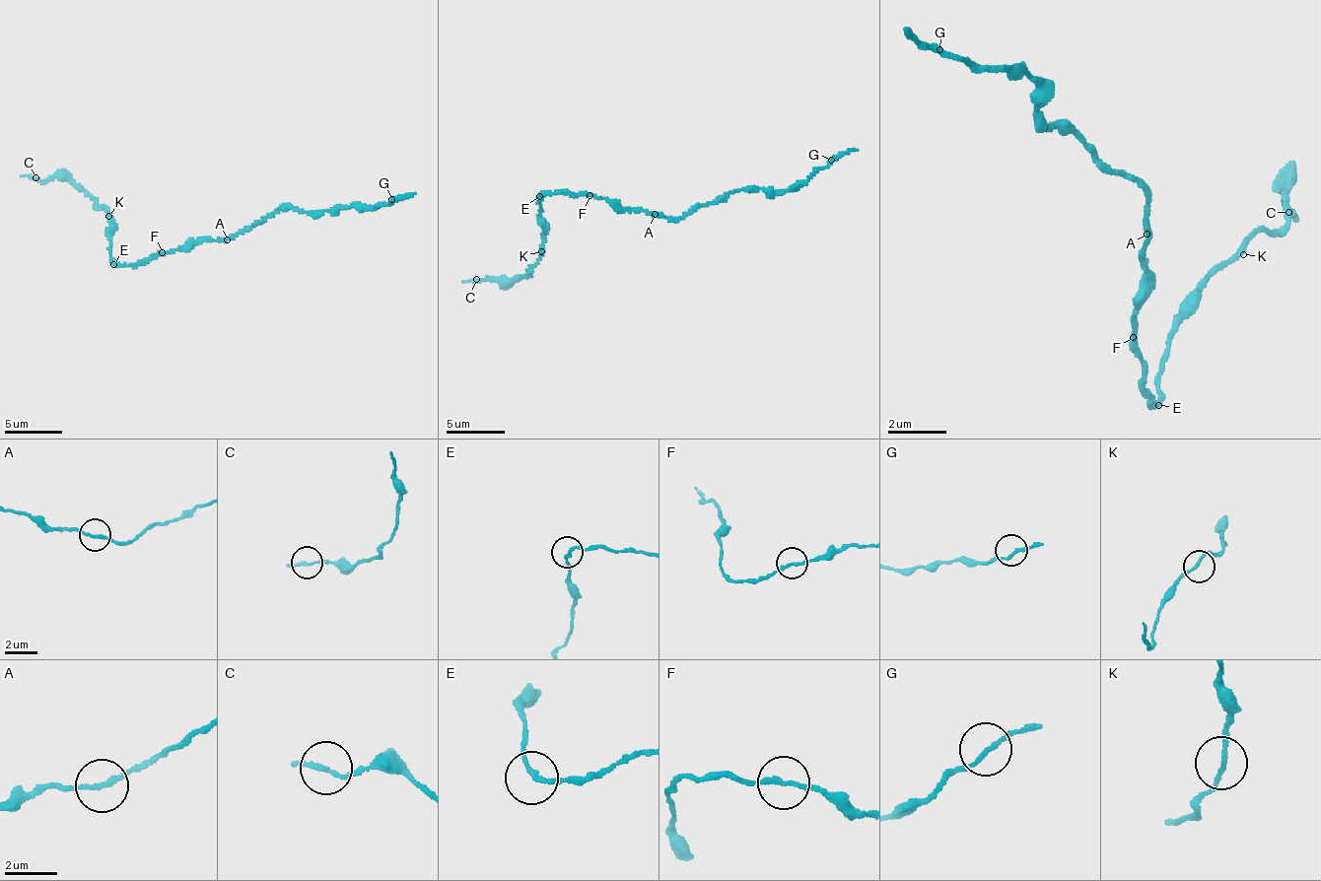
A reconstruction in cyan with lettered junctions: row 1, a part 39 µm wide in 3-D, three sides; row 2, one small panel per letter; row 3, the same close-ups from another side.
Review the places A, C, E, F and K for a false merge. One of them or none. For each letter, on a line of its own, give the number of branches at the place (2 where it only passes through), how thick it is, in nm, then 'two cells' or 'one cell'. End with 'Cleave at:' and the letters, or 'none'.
A: 2 branches meet; 160 nm thick; one cell
C: 2 branches meet; 160 nm thick; one cell
E: 2 branches meet; 160 nm thick; one cell
F: 2 branches meet; 160 nm thick; one cell
K: 2 branches meet; 160 nm thick; one cell
Cleave at: none

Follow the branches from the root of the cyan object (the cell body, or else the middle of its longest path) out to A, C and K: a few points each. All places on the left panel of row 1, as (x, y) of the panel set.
A: (188, 247), (204, 240), (228, 238)
C: (188, 247), (122, 266), (110, 256), (112, 218), (105, 208), (95, 204), (67, 178), (38, 181), (35, 177)
K: (188, 247), (159, 252), (136, 265), (122, 266), (110, 256), (108, 230), (111, 219), (108, 216)

